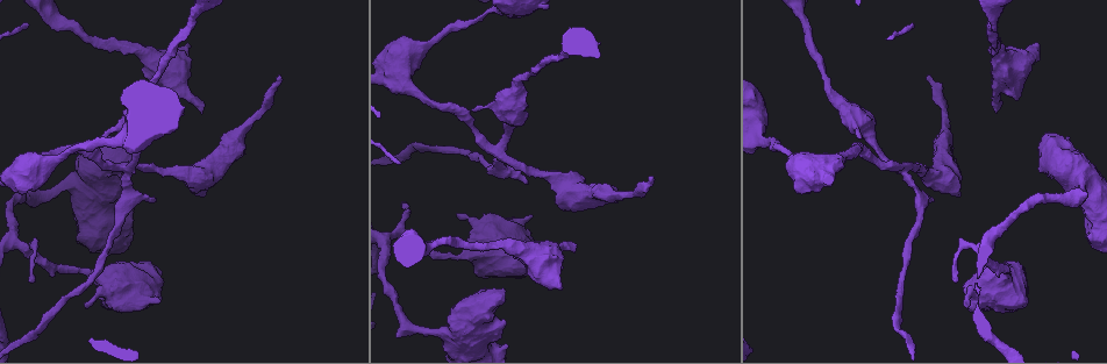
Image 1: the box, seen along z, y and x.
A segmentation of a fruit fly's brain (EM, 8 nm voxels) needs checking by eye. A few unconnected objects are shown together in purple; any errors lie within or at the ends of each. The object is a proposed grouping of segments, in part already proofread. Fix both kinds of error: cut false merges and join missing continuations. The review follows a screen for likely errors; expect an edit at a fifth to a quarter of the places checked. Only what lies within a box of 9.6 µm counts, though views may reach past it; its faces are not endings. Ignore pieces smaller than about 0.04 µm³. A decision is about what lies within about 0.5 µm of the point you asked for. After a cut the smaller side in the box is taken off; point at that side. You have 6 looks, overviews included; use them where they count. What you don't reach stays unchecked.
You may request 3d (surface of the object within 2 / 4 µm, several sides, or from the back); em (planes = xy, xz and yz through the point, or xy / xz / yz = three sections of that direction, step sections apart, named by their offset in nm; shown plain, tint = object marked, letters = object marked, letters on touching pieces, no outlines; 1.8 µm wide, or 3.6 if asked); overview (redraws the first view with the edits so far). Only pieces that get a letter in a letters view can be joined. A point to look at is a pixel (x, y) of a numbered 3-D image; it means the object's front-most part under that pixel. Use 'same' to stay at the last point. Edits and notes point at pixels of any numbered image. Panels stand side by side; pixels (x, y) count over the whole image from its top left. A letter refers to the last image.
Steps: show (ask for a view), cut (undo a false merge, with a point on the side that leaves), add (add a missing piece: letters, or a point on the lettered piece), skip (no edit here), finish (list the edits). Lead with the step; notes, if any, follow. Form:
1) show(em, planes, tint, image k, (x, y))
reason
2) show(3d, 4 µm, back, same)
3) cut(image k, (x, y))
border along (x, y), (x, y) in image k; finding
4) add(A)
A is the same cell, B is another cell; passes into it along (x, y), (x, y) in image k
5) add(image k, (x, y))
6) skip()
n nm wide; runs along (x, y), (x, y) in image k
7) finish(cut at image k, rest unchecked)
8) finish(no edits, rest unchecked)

show(em, planes, tint, image 1, (899, 165))
four or more arms meet

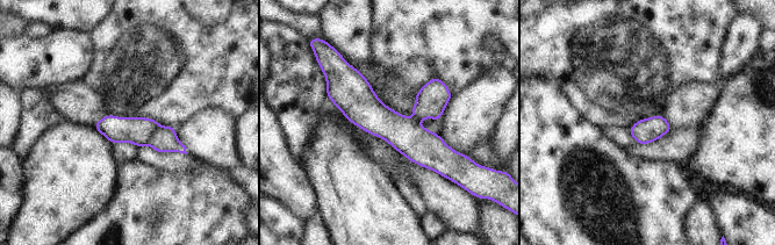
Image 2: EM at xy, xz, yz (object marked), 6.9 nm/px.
show(em, planes, letters, same)
see the neighbours

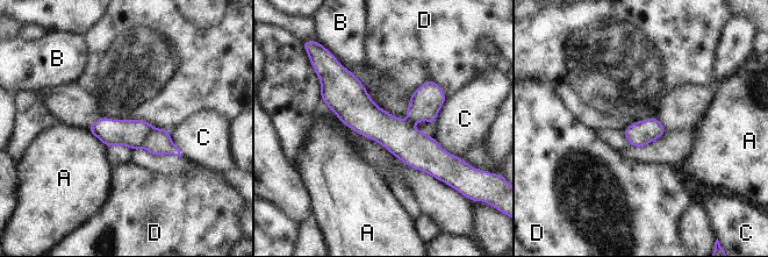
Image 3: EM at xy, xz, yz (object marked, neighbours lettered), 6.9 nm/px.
cut(image 3, (158, 142))
A, B, C and D are other cells; border along (155, 128), (141, 145) in image 3; two cells meet here

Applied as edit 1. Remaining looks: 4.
show(3d, 2 µm, image 1, (201, 110))
branch stops here

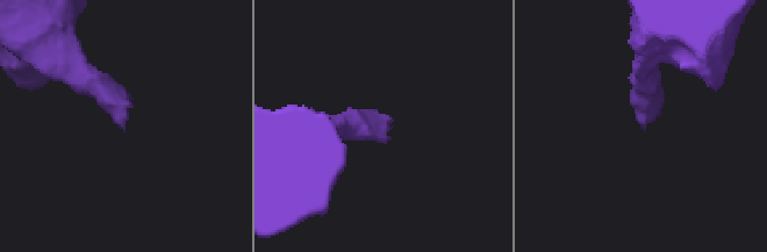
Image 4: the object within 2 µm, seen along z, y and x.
show(em, 3.6 µm, xy, step 8, tint, image 4, (644, 124))
need the tissue

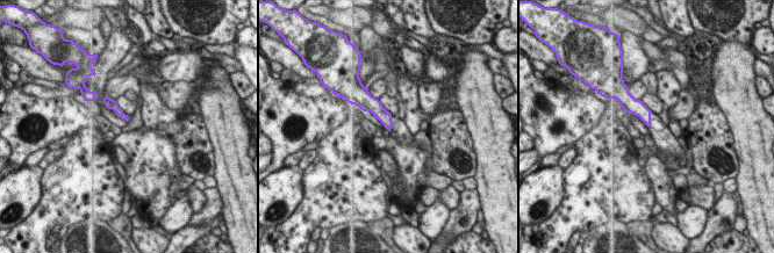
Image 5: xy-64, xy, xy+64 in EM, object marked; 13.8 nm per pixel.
show(em, 3.6 µm, planes, letters, same)

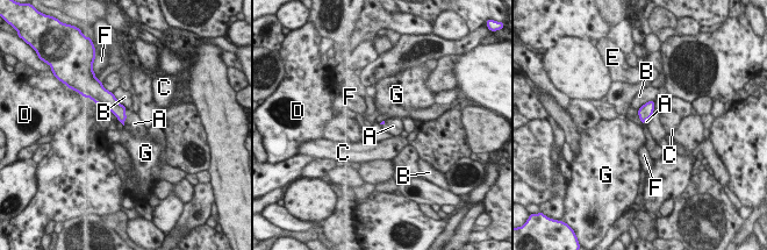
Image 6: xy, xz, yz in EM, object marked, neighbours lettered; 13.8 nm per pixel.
add(A)
A is the same cell, B, C, D, E, F and G are other cells; passes into it along (113, 105), (126, 118), (134, 123) in image 6; it goes on there

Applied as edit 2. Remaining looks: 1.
finish(cut at image 3, add at image 6, rest unchecked)

